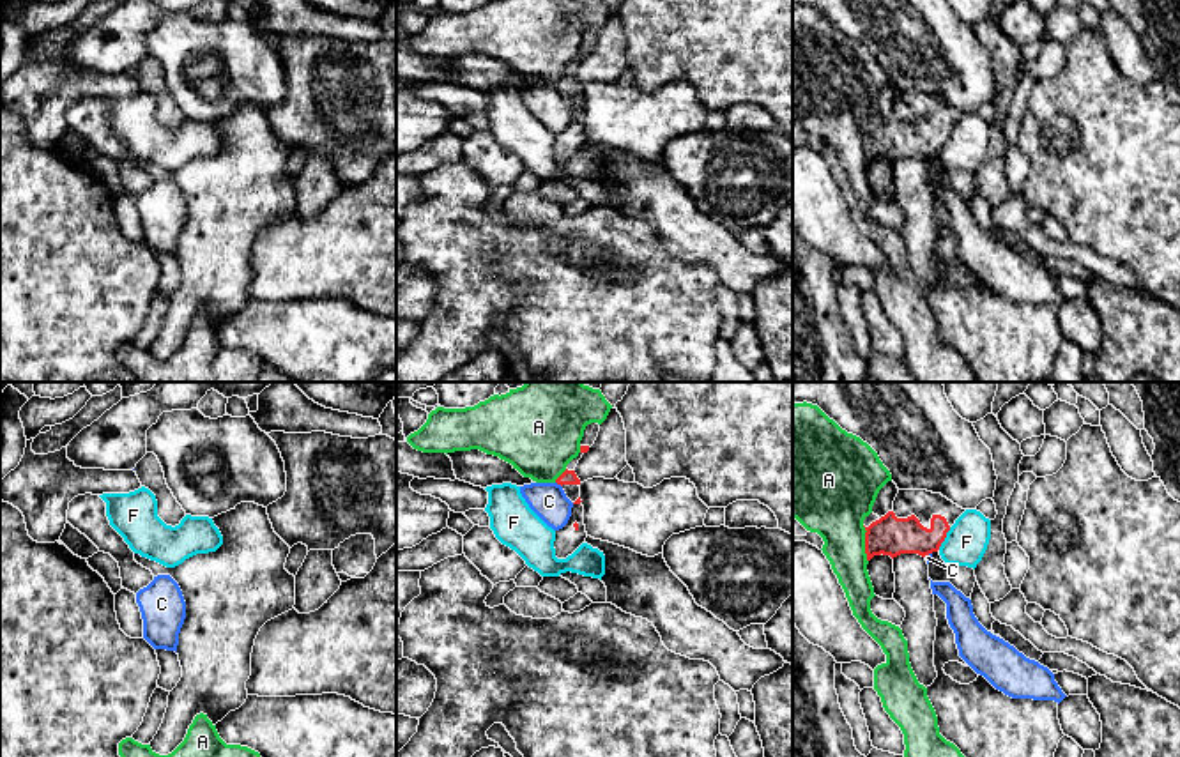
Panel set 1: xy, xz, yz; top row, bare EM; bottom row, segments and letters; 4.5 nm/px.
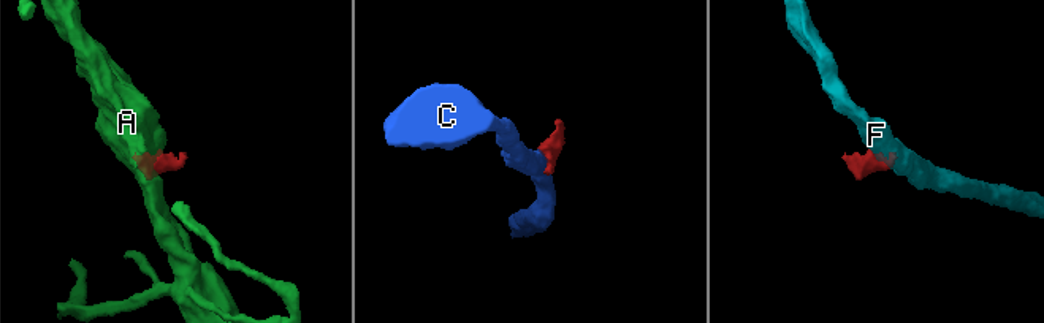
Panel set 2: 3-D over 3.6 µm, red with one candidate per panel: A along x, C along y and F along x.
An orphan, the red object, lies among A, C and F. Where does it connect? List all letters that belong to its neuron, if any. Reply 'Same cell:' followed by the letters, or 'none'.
Same cell: none

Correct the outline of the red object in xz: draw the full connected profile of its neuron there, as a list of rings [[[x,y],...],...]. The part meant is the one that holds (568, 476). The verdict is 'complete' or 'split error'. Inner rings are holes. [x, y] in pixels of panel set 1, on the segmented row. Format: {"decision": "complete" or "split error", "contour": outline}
{"decision": "split error", "contour": [[[564,470],[557,479],[557,485],[563,486],[566,497],[573,502],[571,516],[568,524],[556,531],[556,557],[566,559],[571,555],[587,538],[586,525],[584,525],[584,506],[580,504],[580,479],[577,478],[575,470]]]}

